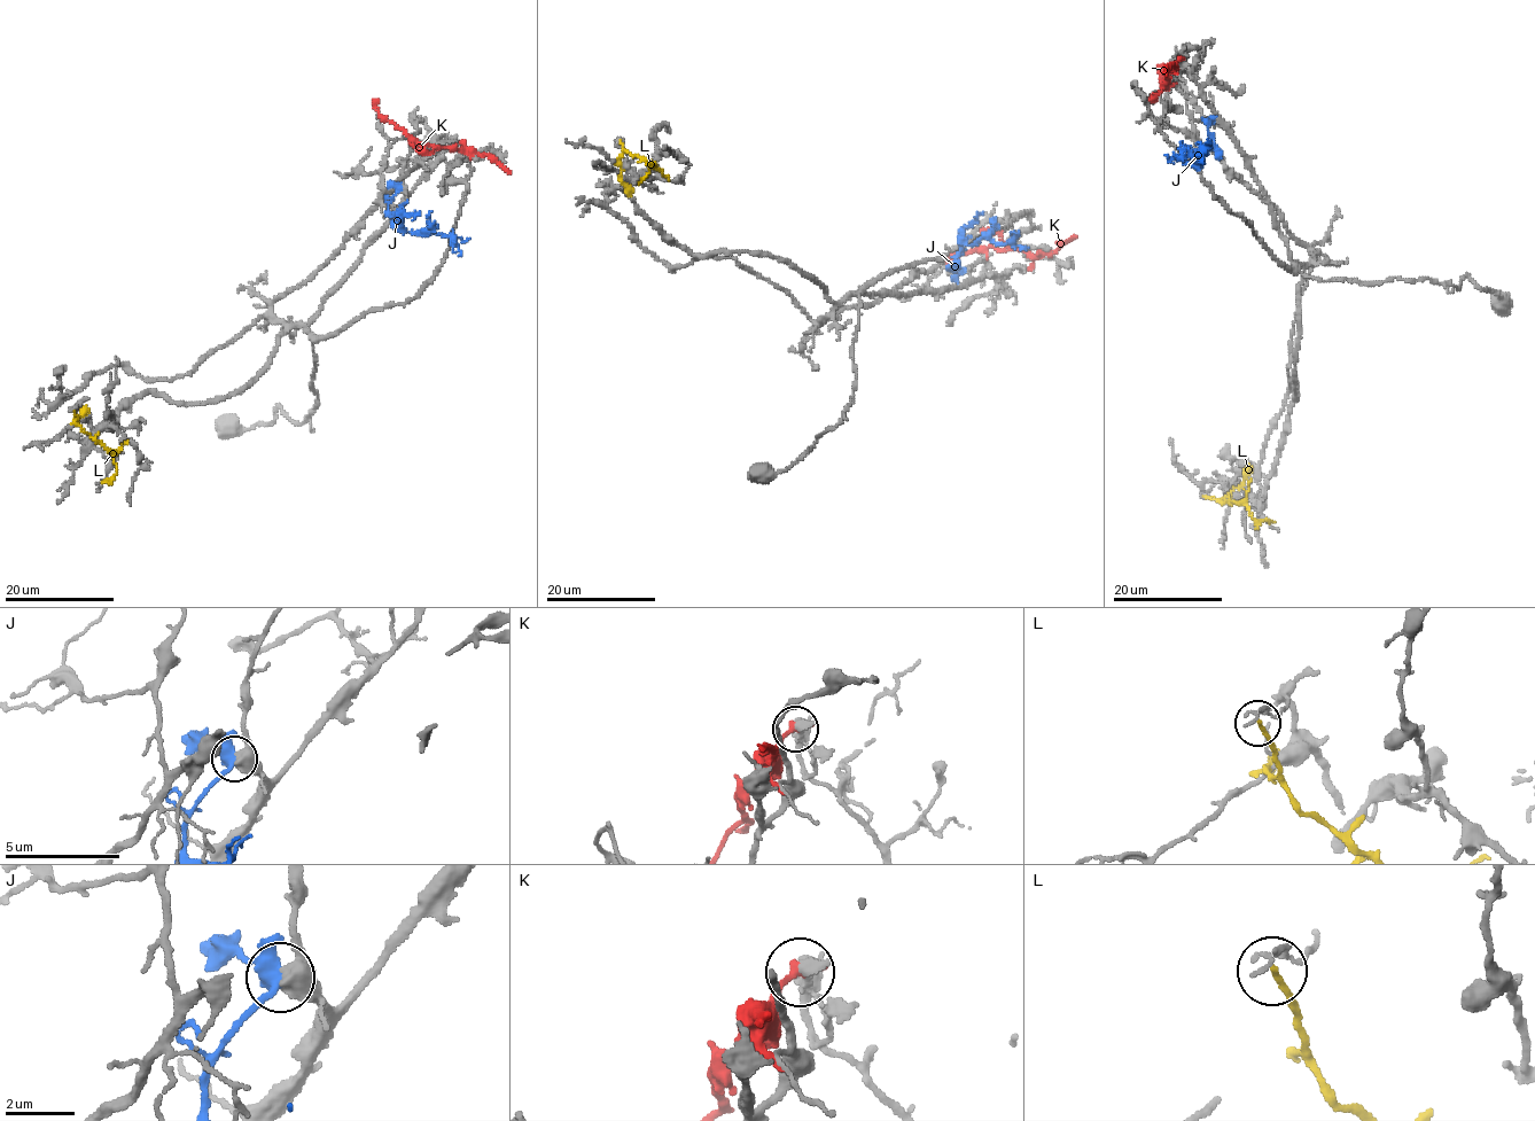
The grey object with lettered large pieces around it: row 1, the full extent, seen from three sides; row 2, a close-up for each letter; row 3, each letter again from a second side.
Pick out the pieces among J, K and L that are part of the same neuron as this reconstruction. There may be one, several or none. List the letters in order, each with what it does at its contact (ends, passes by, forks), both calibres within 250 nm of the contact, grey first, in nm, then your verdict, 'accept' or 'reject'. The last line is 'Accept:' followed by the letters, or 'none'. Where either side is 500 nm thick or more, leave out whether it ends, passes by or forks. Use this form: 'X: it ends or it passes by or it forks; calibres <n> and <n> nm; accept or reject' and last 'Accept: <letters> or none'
J: it forks; calibres 480 and 320 nm; reject
K: it ends; calibres 280 and 240 nm; reject
L: it ends; calibres 160 and 150 nm; reject
Accept: none

